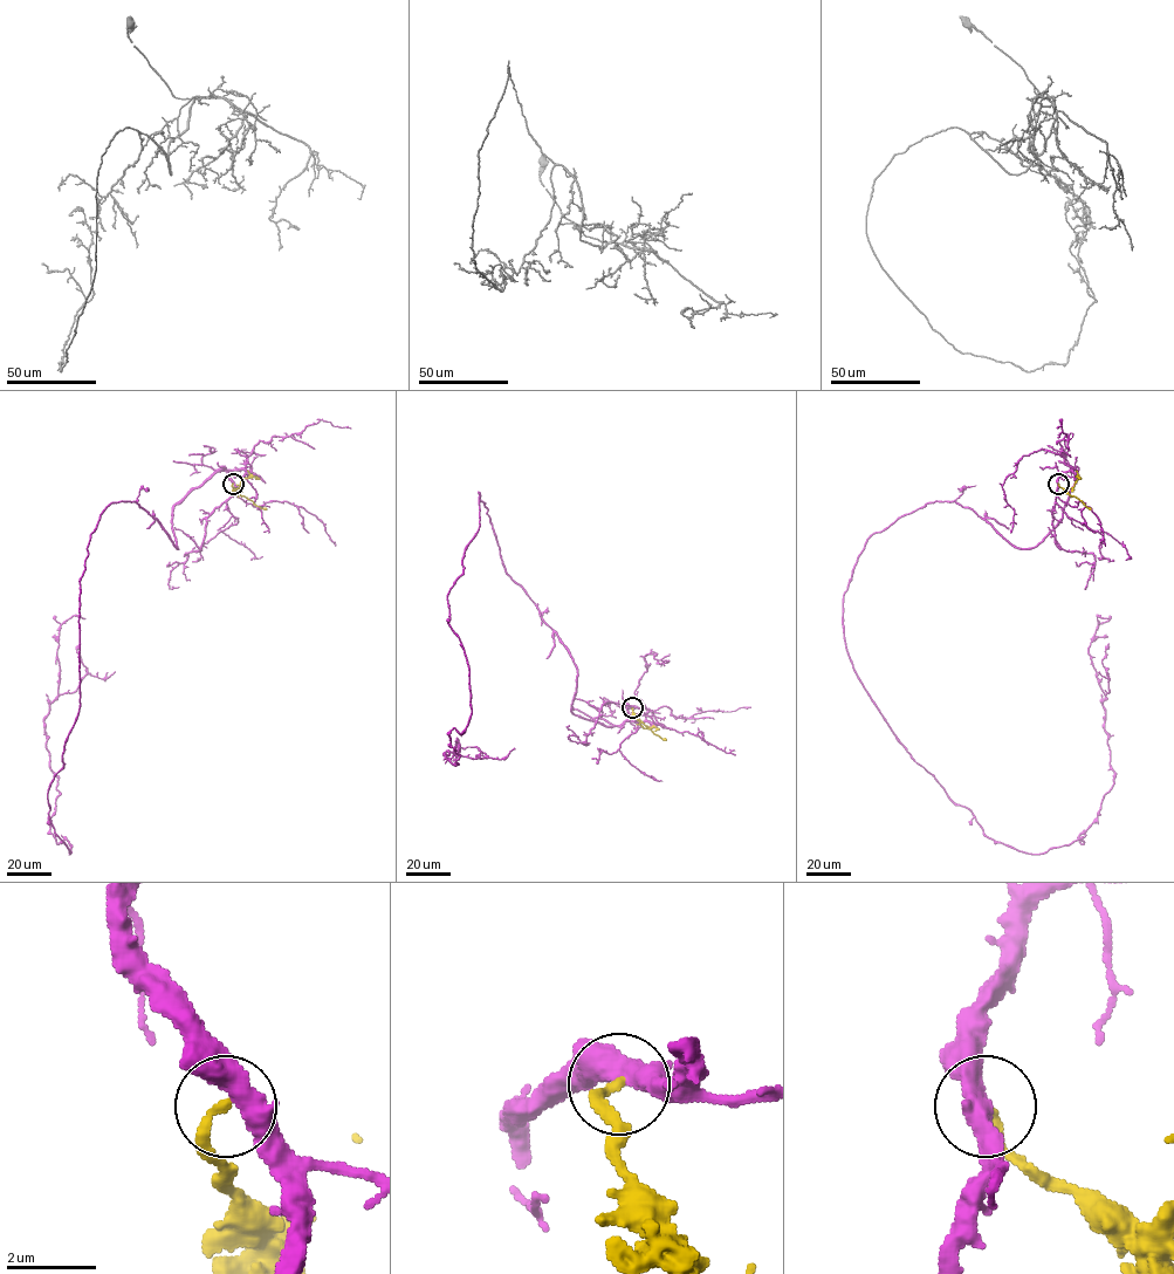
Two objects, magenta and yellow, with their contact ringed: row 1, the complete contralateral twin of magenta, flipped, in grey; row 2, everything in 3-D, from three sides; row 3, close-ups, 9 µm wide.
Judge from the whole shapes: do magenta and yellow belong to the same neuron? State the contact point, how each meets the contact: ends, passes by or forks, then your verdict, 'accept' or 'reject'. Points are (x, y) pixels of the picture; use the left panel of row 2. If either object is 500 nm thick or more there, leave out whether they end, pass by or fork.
(233, 484) | magenta passes by | yellow ends | reject

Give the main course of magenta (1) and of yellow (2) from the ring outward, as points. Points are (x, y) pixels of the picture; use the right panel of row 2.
1: (1058, 483), (1025, 549), (954, 501), (874, 533), (846, 649), (947, 795), (1041, 854), (1113, 783), (1107, 618)
2: (1058, 484), (1091, 509)

